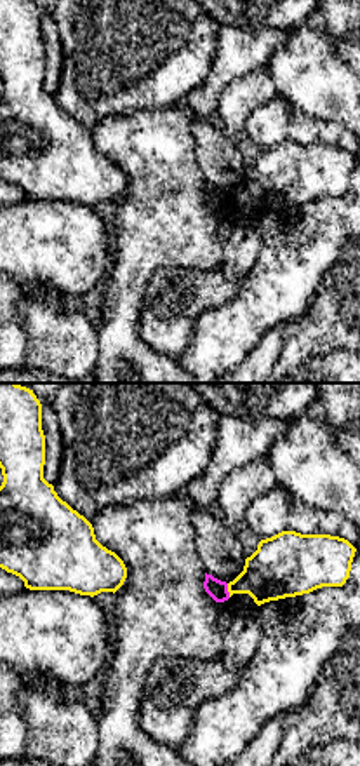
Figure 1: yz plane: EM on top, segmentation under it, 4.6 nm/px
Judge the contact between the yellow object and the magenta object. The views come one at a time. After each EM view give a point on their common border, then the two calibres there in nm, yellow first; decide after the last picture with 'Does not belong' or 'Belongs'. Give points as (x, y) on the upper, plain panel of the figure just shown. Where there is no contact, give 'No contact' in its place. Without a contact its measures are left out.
Touches yellow at (228, 201). Thickness 260 nm (yellow) against 90 nm

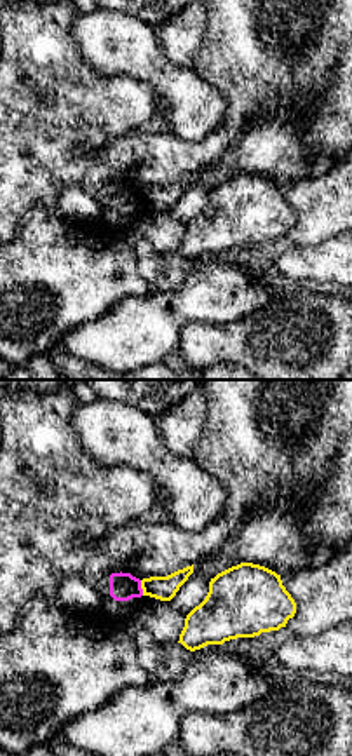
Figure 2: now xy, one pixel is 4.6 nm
Touches yellow at (142, 197). Thickness 110 nm (yellow) against 130 nm

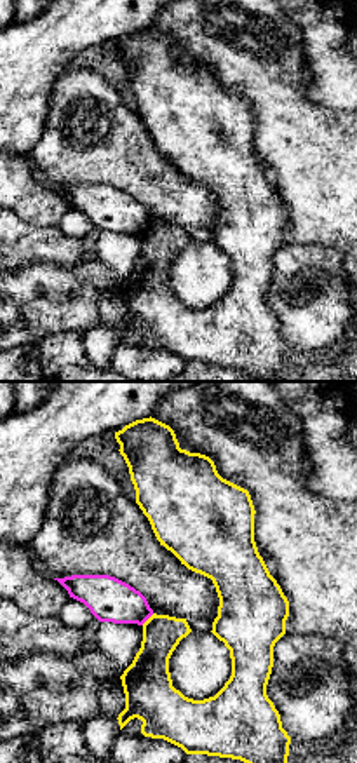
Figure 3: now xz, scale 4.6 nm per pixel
Touches yellow at (148, 229). Thickness 190 nm (yellow) against 200 nm

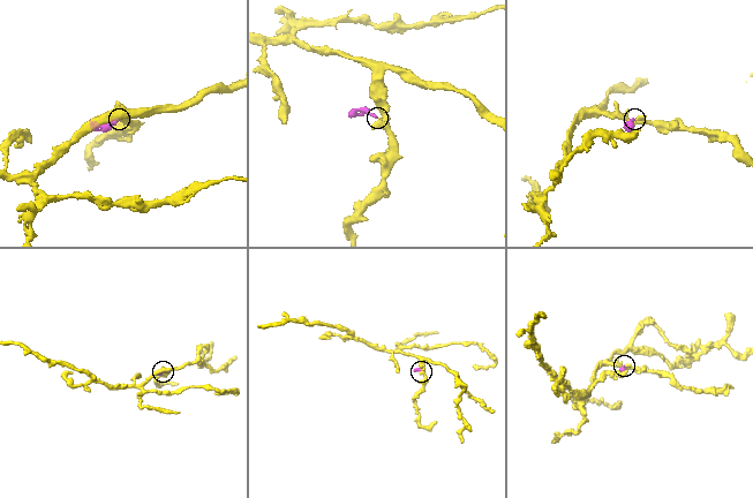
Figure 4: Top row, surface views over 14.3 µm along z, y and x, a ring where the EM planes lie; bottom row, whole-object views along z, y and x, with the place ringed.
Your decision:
Does not belong

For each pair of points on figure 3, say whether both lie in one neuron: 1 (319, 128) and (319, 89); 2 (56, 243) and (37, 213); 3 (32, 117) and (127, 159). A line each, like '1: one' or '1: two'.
1: two
2: two
3: two

